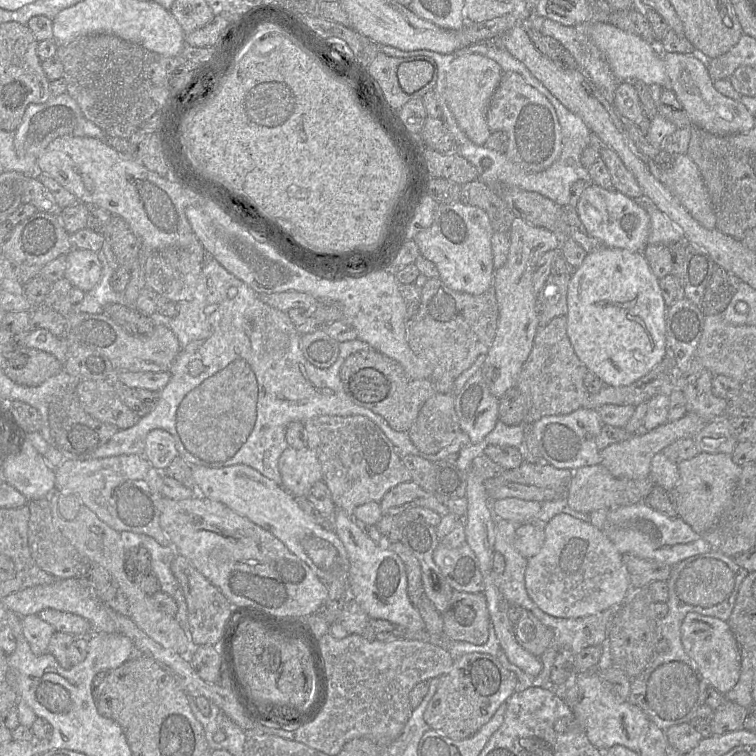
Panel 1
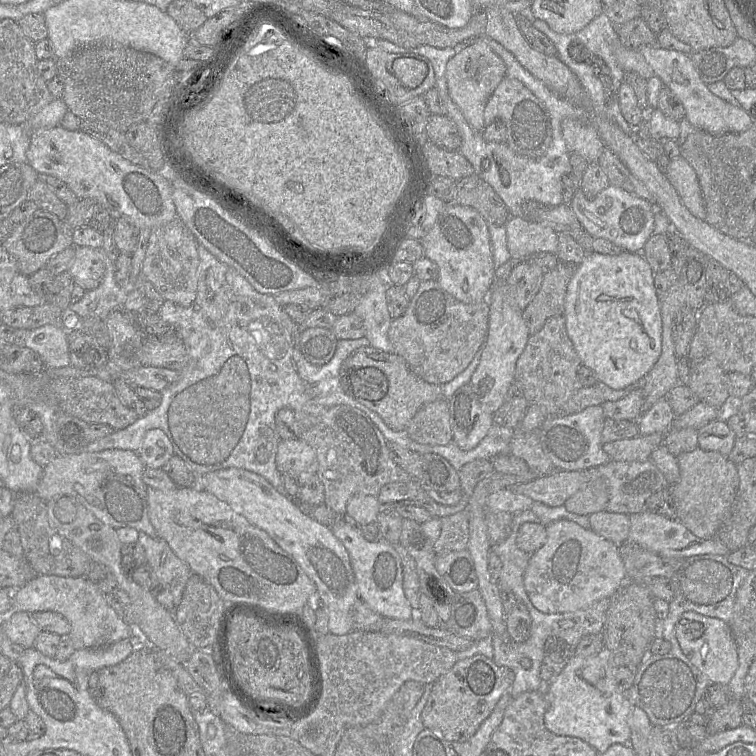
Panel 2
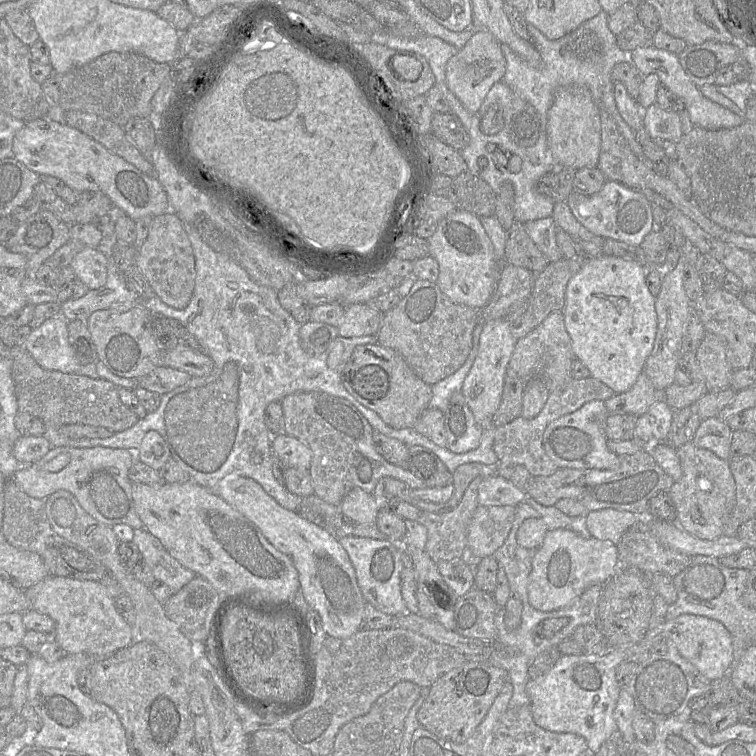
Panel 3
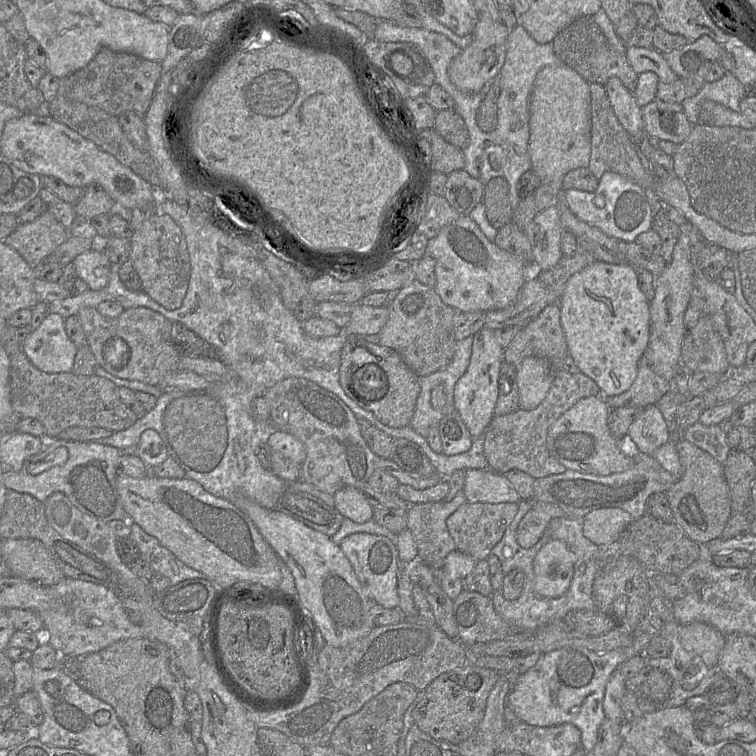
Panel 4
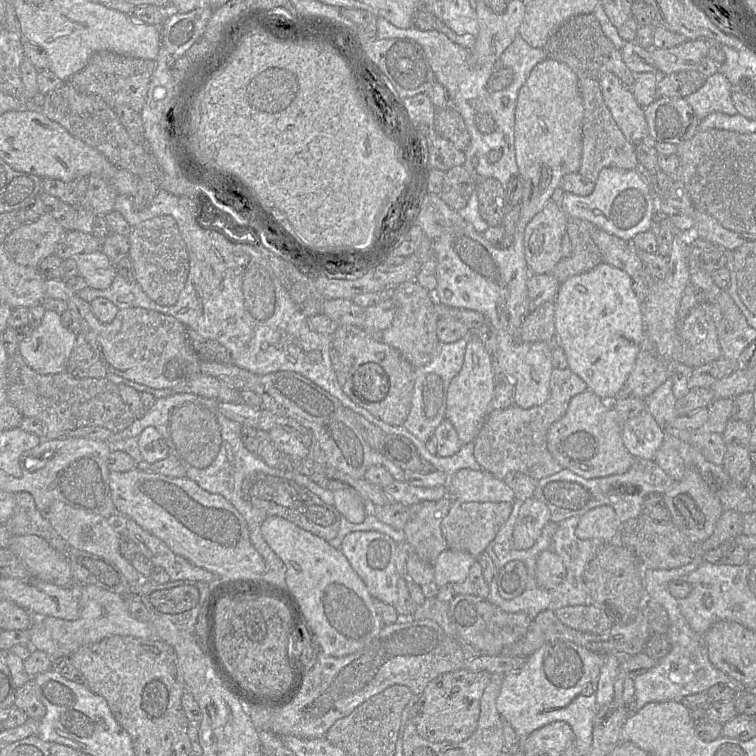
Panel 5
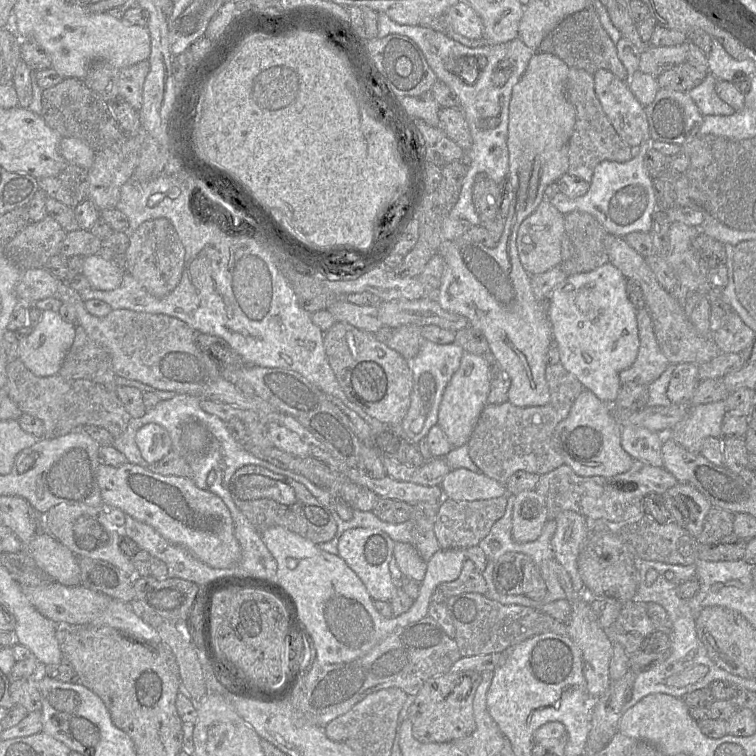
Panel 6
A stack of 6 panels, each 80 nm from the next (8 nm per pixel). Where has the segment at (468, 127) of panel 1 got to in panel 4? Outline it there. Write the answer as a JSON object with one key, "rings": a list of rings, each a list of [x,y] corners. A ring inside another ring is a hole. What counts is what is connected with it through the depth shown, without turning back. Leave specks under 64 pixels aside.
{"rings":[[[478,15],[472,32],[472,42],[451,61],[448,67],[450,81],[462,92],[477,93],[503,66],[506,43],[510,29],[502,21],[494,21],[488,15]]]}

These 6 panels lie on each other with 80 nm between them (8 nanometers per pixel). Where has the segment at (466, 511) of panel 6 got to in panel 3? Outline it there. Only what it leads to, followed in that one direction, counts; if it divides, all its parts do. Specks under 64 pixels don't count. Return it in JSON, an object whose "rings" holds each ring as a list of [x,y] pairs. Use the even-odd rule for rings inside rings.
{"rings":[[[481,506],[467,529],[467,549],[475,560],[491,556],[505,542],[516,513],[515,506]]]}

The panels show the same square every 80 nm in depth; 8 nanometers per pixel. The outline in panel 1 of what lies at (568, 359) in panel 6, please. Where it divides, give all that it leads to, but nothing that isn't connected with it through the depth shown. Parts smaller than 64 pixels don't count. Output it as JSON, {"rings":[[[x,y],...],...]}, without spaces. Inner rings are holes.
{"rings":[[[606,247],[596,252],[587,253],[582,264],[574,269],[568,285],[567,292],[567,335],[579,360],[587,367],[588,371],[593,372],[600,378],[604,385],[621,387],[641,379],[658,365],[667,355],[666,340],[666,313],[665,304],[660,286],[659,278],[652,272],[649,263],[642,252],[633,252],[627,249]]]}

